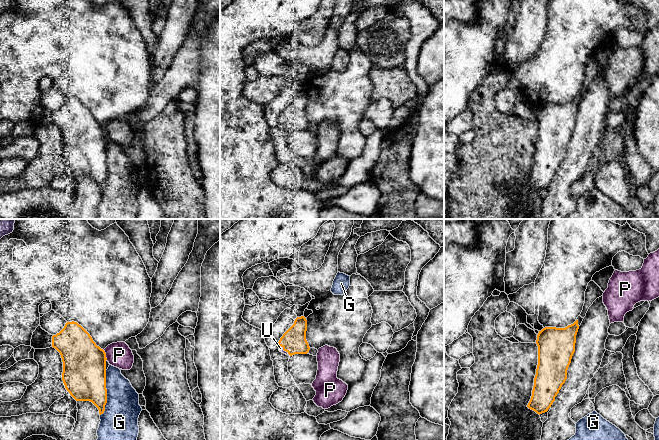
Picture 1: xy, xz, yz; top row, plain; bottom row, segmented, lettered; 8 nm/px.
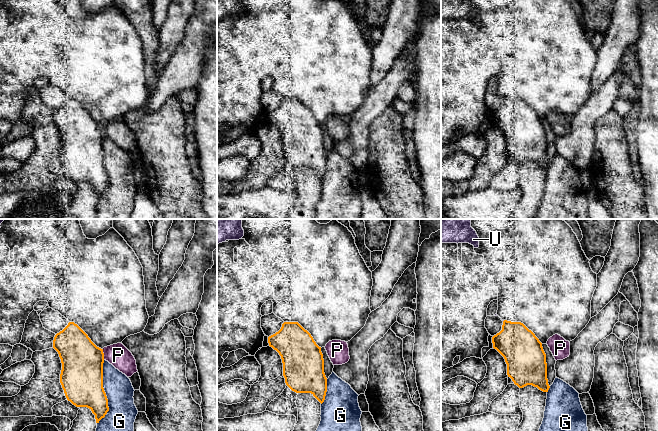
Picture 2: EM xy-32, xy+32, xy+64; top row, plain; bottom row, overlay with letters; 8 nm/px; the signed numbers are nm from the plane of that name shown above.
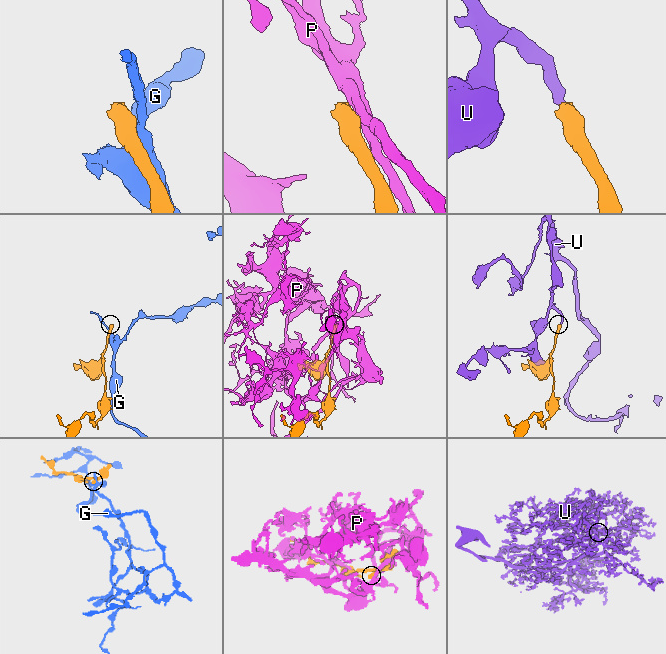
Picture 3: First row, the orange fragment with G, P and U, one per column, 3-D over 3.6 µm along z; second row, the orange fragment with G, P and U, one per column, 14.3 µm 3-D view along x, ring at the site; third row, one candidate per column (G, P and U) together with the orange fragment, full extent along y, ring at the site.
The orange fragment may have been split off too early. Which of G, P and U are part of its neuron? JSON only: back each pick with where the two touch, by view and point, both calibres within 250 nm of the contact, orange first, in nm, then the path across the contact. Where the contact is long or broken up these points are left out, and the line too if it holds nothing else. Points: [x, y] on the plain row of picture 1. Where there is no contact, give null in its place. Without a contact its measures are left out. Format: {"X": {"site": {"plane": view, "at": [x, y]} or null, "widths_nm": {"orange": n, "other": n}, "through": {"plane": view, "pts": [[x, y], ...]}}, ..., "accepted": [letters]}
{"U": {"site": {"plane": "xz", "at": [284, 126]}, "widths_nm": {"orange": 200, "other": 30}}, "accepted": ["U"]}

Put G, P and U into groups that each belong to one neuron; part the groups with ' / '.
G / P / U

